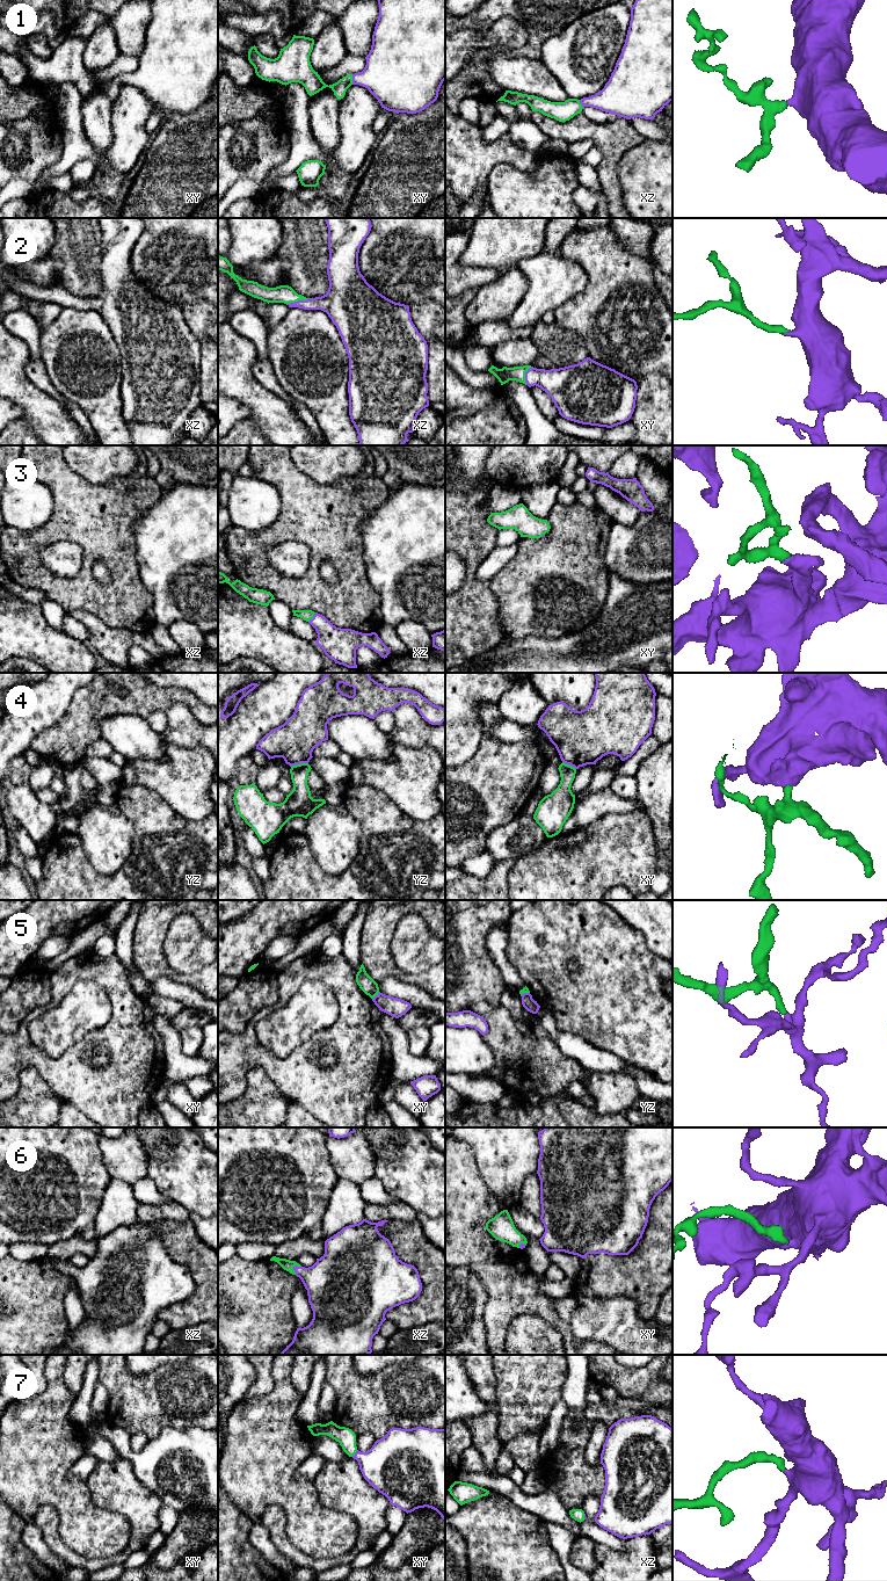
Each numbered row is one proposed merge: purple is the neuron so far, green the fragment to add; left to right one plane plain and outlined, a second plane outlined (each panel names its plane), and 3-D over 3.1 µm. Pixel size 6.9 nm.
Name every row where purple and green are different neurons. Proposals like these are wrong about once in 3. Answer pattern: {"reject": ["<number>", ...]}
{"reject": ["4", "5"]}

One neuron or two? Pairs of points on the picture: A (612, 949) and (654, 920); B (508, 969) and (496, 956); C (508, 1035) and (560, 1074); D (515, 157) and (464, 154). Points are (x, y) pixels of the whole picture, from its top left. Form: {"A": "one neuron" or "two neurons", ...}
{"A": "two neurons", "B": "one neuron", "C": "one neuron", "D": "one neuron"}

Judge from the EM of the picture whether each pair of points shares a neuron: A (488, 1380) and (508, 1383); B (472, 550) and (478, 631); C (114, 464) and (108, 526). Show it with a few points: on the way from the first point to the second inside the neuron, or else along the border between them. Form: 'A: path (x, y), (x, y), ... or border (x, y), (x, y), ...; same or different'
A: border (493, 1366), (495, 1375), (495, 1409); different
B: path (471, 570), (472, 611); same
C: border (137, 465), (101, 484), (85, 478); different

